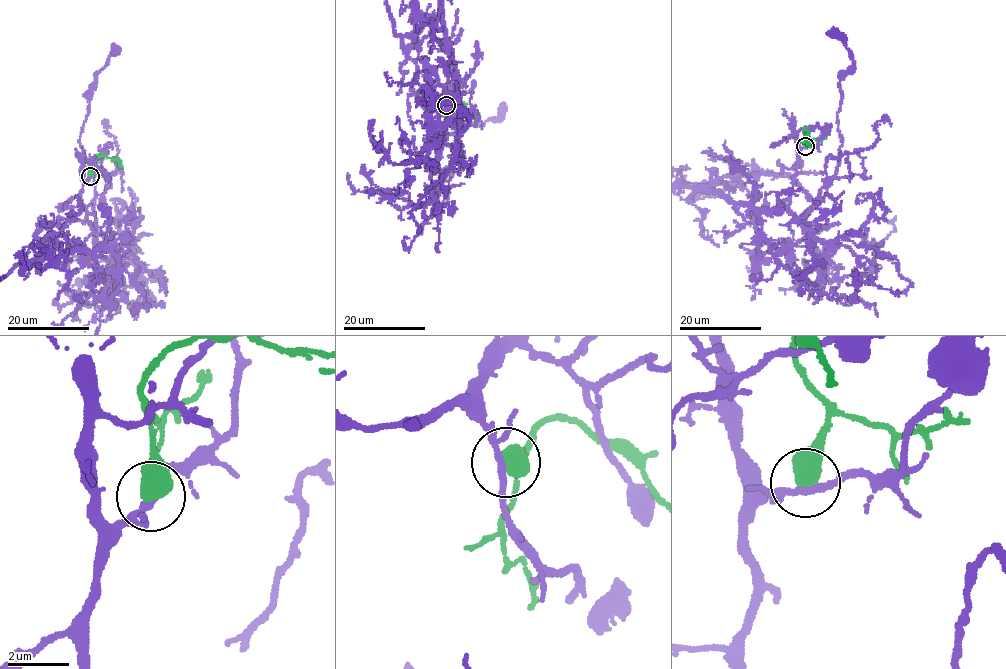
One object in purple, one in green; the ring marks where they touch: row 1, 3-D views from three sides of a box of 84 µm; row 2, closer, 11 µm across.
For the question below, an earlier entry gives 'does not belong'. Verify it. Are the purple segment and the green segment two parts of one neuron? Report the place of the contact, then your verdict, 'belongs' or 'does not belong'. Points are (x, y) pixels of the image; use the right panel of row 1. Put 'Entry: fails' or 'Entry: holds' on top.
Entry: holds
(805, 146) | does not belong

